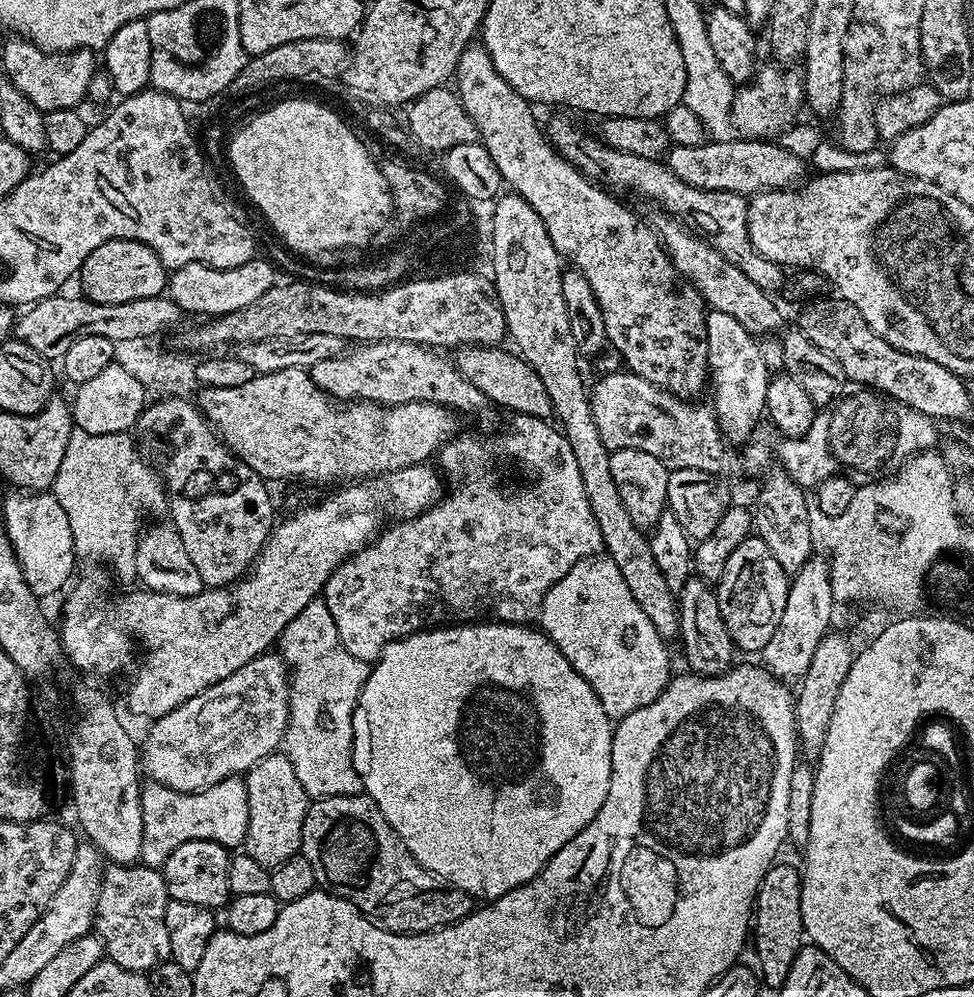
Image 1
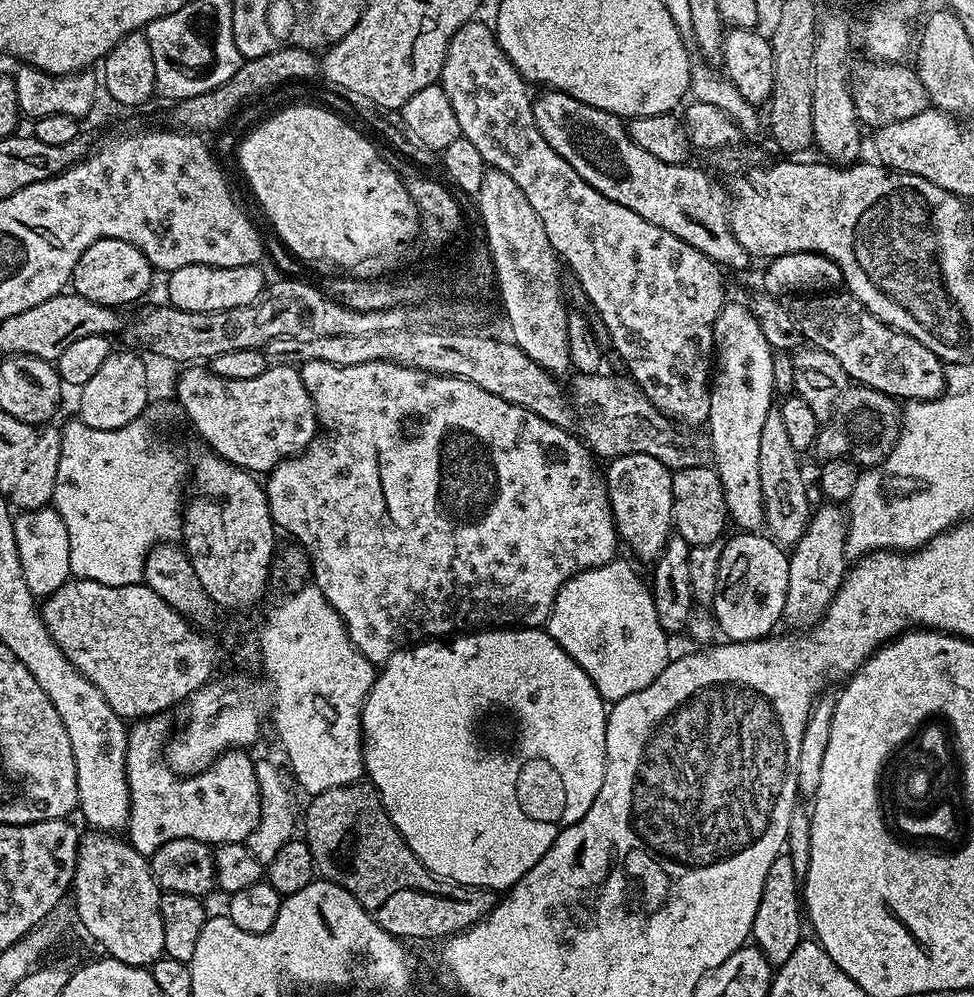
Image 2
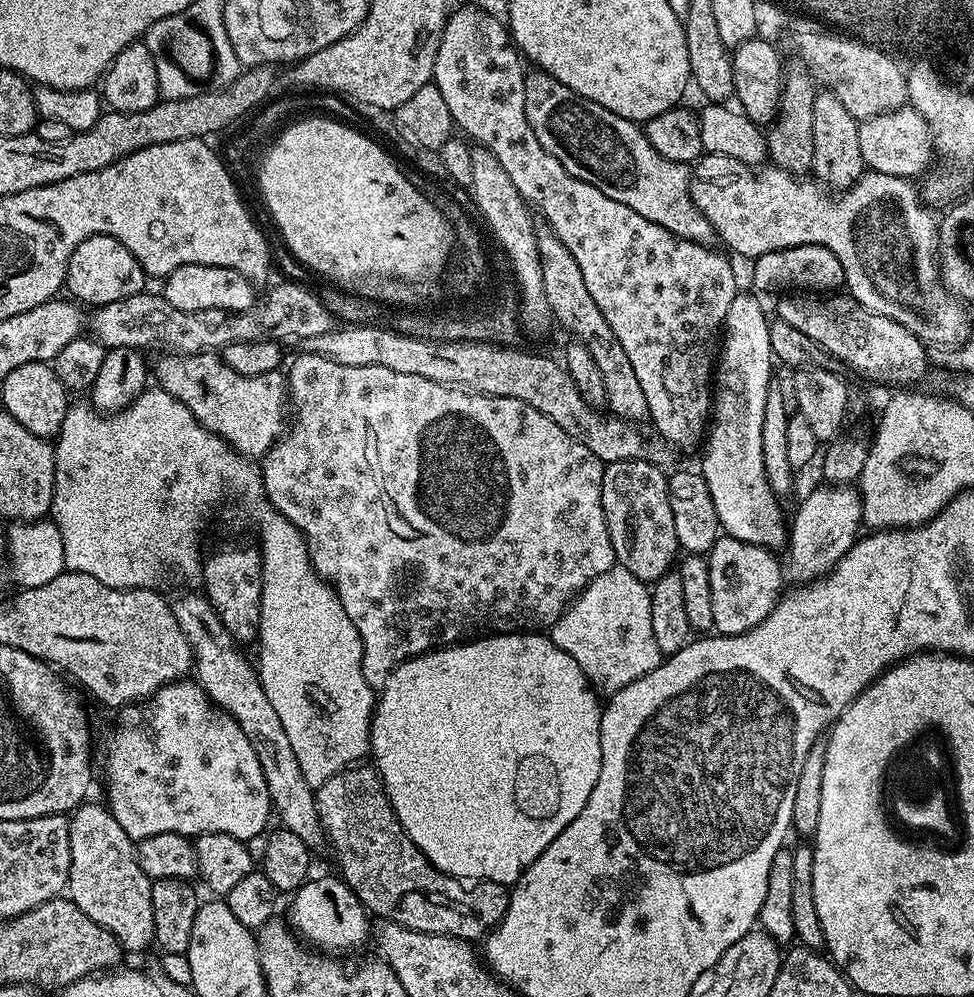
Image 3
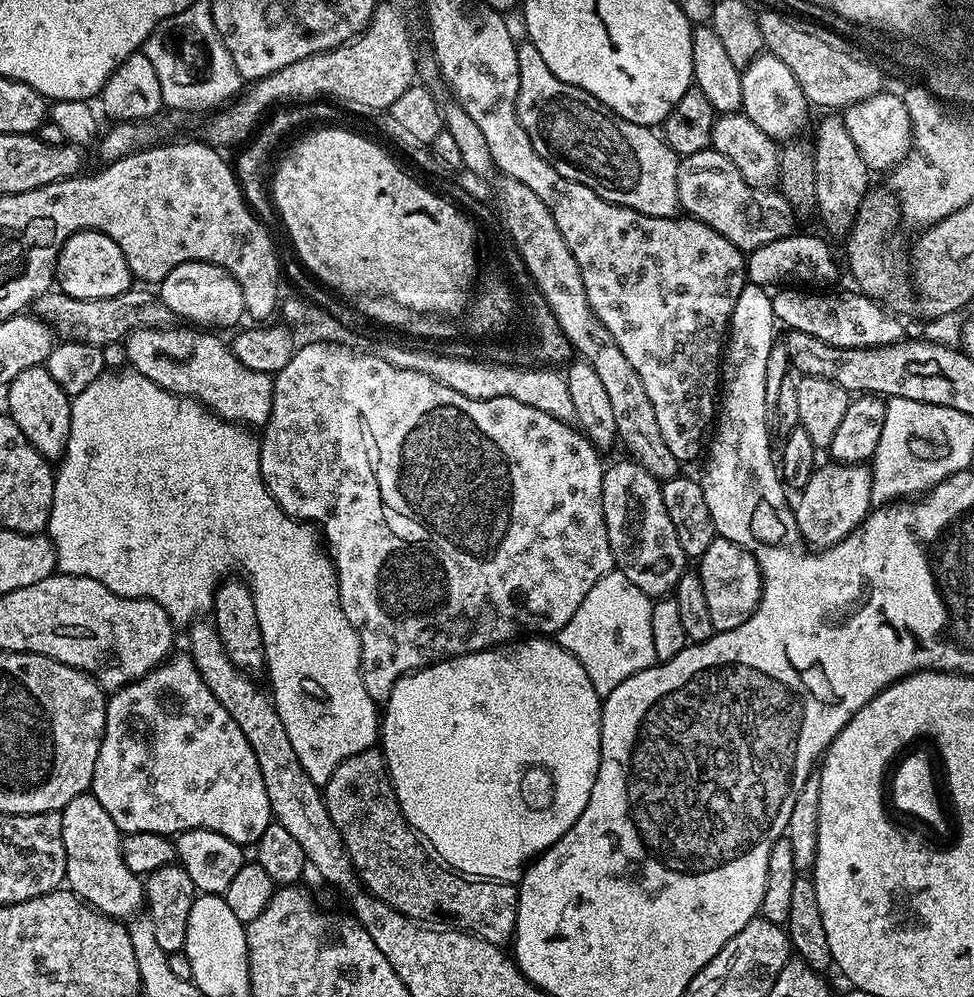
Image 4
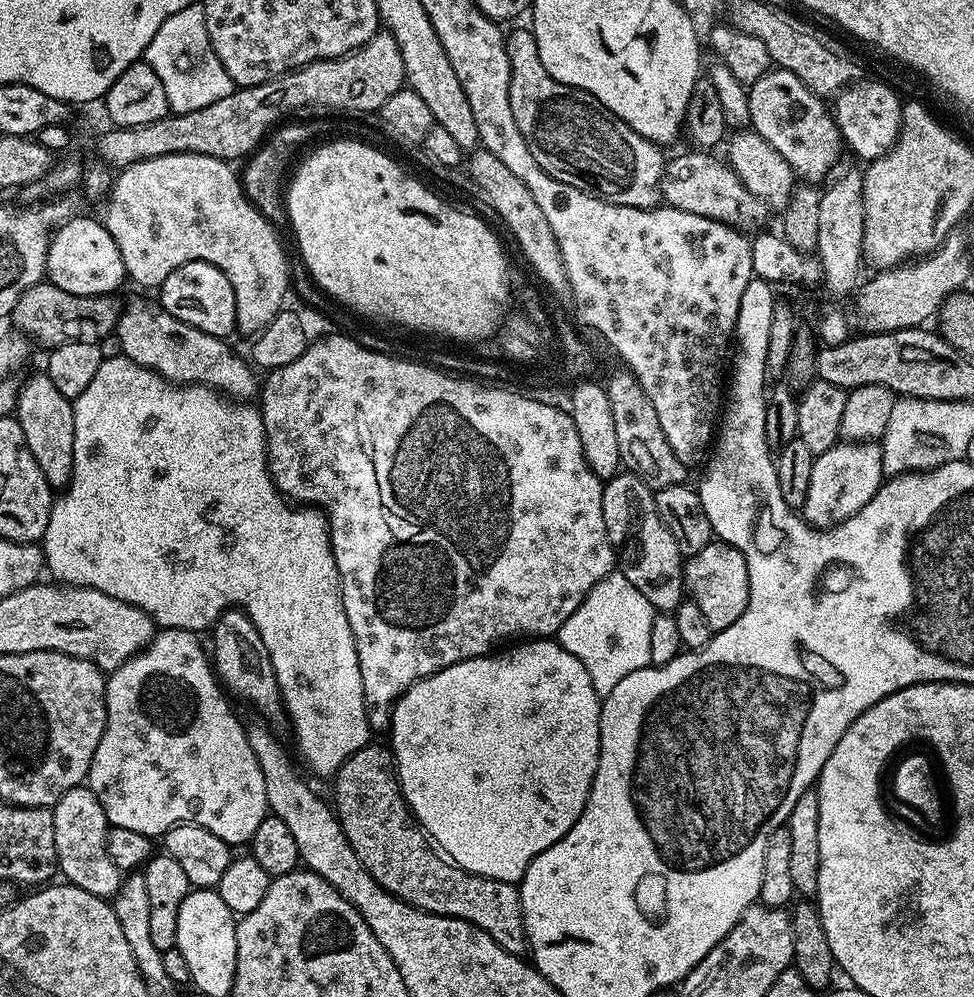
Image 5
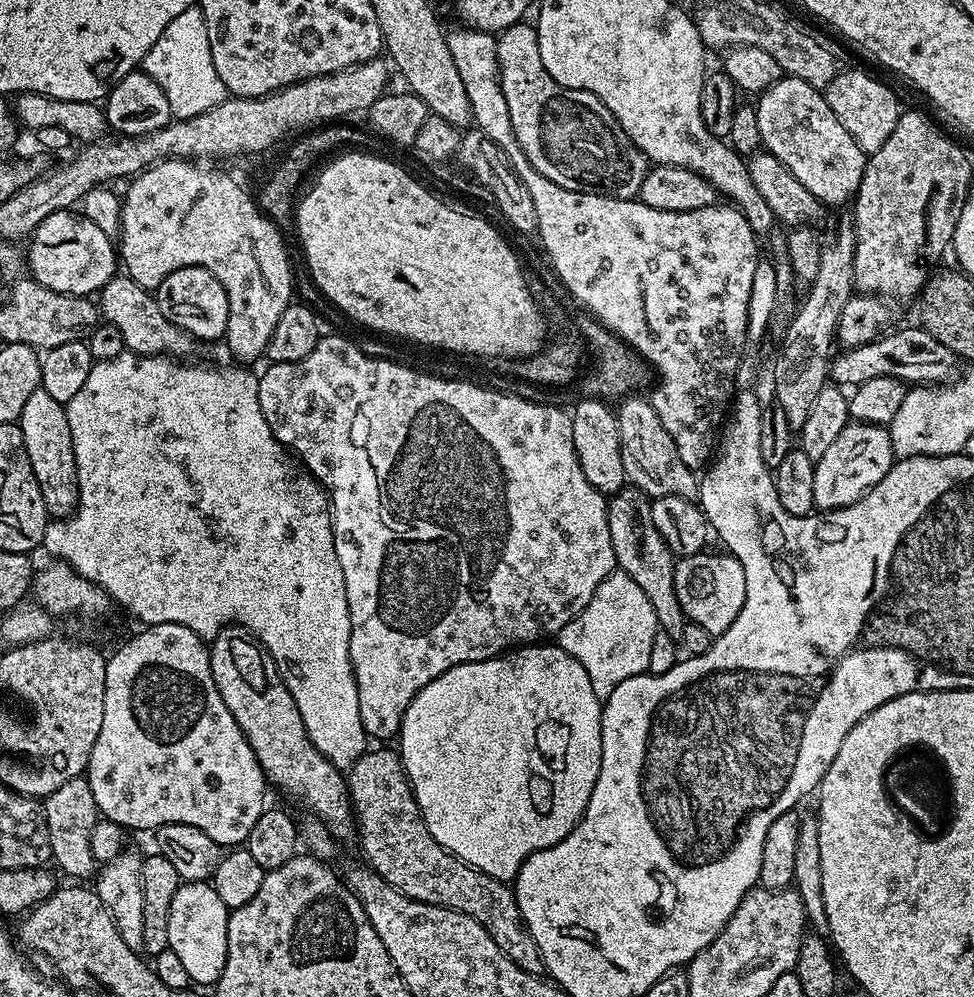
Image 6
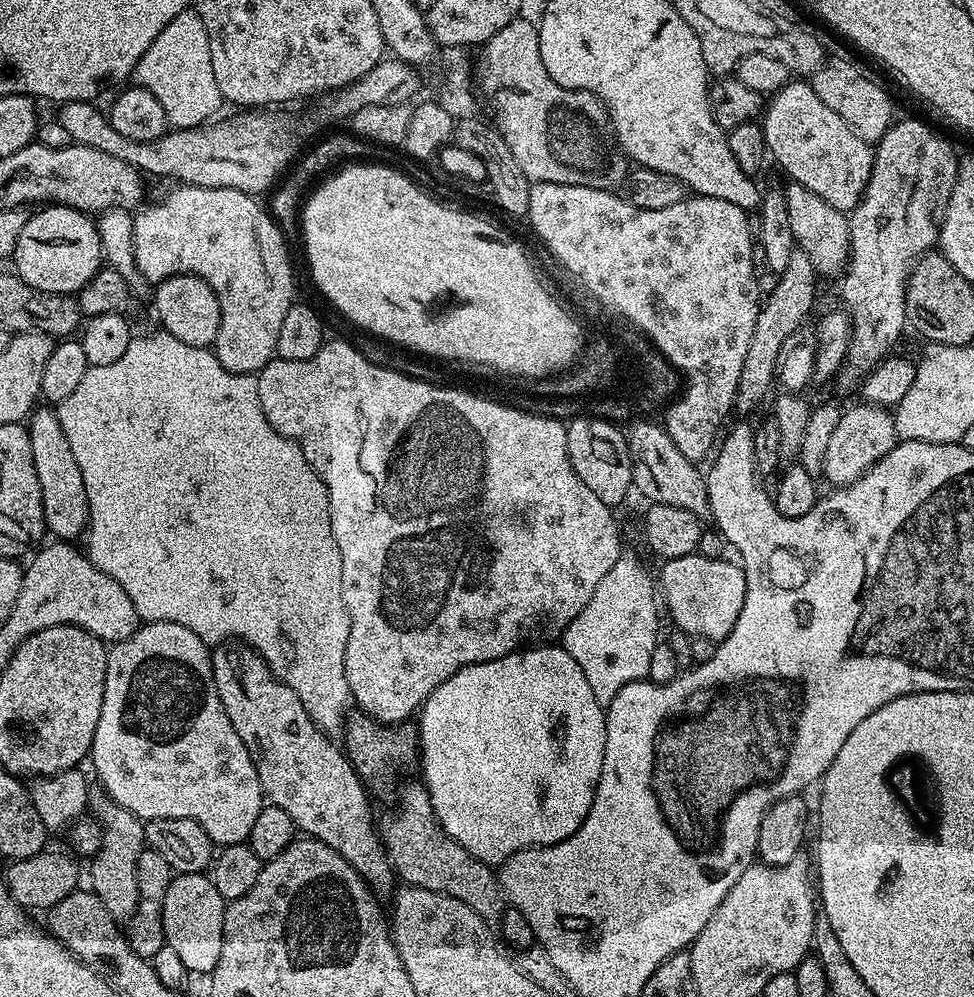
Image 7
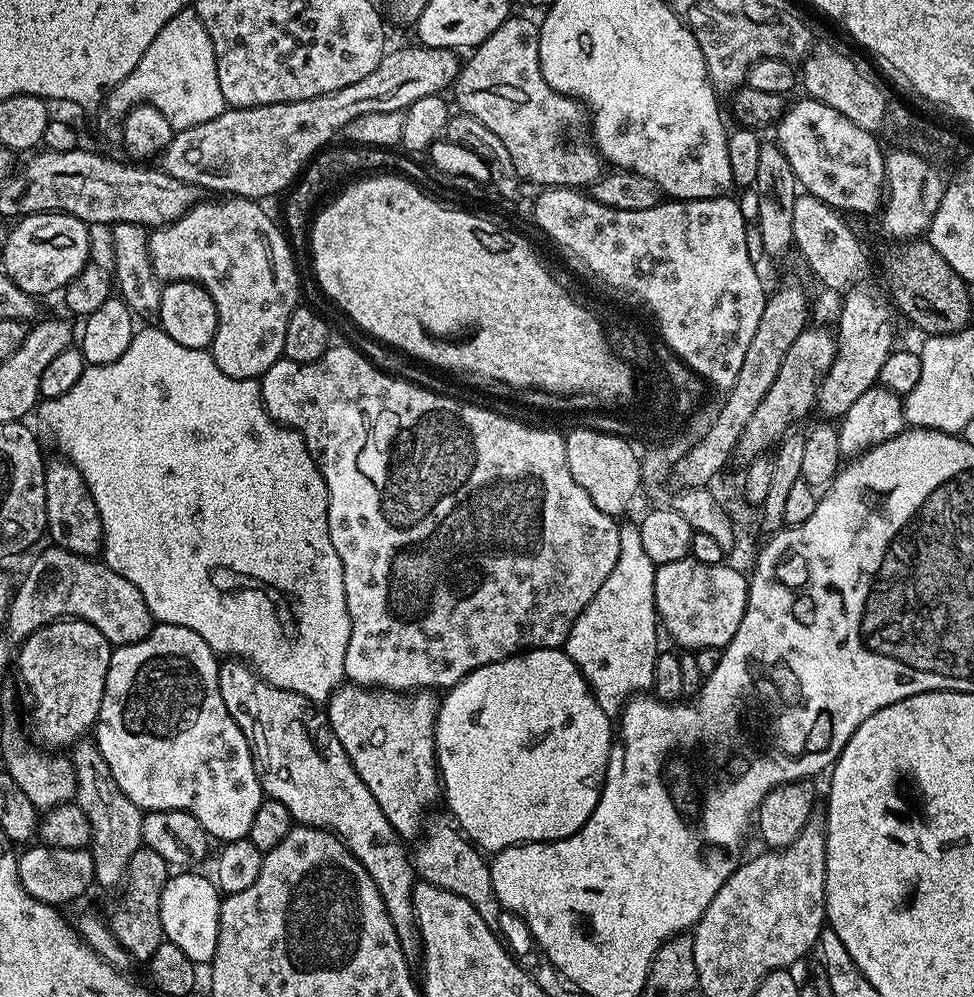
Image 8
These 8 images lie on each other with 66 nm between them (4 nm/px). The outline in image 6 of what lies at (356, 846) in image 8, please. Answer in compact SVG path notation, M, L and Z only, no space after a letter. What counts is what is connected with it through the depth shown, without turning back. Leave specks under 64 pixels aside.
M232 622L221 627L220 633L211 637L208 650L210 670L214 674L214 682L218 686L218 694L222 694L222 702L226 702L226 710L234 714L234 722L244 732L250 742L254 754L258 758L264 779L269 785L281 788L288 796L293 796L300 804L309 808L311 815L322 821L328 828L332 839L343 842L357 835L356 821L352 811L352 800L348 796L348 782L345 773L335 768L317 748L312 745L306 734L306 726L302 722L302 714L298 714L298 706L294 706L294 698L284 684L276 663L262 645L257 642L247 628Z

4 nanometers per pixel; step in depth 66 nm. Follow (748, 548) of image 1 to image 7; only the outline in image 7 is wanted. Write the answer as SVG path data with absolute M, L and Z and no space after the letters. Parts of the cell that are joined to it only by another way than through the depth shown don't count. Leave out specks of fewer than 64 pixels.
M699 554L674 558L663 561L664 569L658 576L658 588L662 593L662 604L668 607L668 612L672 615L672 624L680 628L691 638L701 636L707 640L725 640L734 630L734 622L738 622L738 614L742 614L742 602L746 598L746 578L744 570L739 563L728 561L728 558L715 560L706 558Z

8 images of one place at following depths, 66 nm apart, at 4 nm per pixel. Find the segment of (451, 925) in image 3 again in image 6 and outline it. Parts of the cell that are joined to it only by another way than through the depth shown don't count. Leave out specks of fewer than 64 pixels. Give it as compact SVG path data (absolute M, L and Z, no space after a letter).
M392 746L372 747L365 750L346 772L358 841L360 840L360 848L365 856L363 859L368 867L373 868L391 888L398 889L418 902L437 904L443 908L453 908L462 914L470 914L470 918L474 918L474 922L478 922L484 927L486 934L494 938L498 950L502 950L502 954L506 954L506 958L510 958L514 966L526 970L532 976L540 976L544 972L544 960L518 910L515 891L505 881L490 878L490 874L482 874L477 868L471 868L466 862L440 847L430 830L426 830L426 822L412 793L412 786L408 783L408 775L404 772L404 765L400 763L399 751Z

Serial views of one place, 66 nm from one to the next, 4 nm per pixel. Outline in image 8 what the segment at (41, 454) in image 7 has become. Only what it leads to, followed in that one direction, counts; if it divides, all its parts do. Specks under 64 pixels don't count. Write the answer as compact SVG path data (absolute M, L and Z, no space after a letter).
M49 459L44 470L47 535L52 535L51 543L57 548L65 548L84 557L99 557L104 546L104 527L100 521L98 506L88 493L82 474L73 466L71 460L59 459Z

